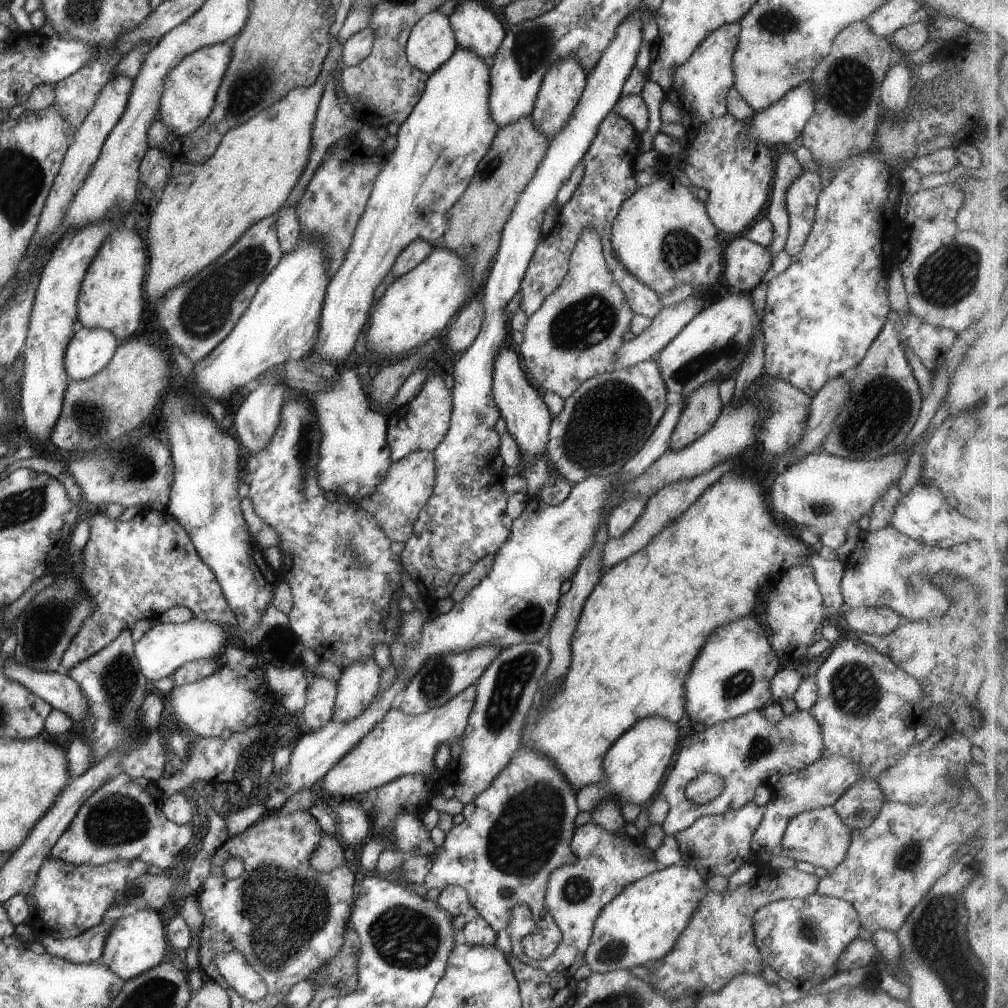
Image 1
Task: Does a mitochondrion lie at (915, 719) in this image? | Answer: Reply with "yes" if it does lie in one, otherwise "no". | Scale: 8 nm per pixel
no

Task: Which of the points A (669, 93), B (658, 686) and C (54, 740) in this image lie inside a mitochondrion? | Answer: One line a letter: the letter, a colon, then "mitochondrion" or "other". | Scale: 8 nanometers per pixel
A: other
B: other
C: other

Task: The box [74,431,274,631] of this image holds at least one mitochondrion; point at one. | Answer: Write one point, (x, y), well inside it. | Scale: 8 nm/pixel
(142, 470)

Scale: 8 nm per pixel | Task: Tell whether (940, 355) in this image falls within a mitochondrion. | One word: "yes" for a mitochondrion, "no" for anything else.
no

